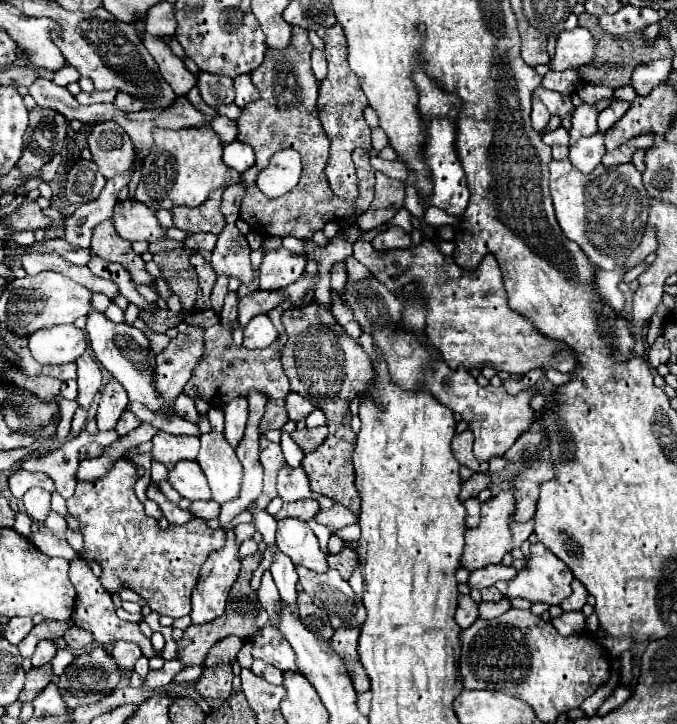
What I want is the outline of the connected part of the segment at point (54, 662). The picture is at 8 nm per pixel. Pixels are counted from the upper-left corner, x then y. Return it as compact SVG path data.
M59 649L57 655L51 659L51 669L53 675L61 675L65 671L65 667L75 659L75 655L69 649Z

